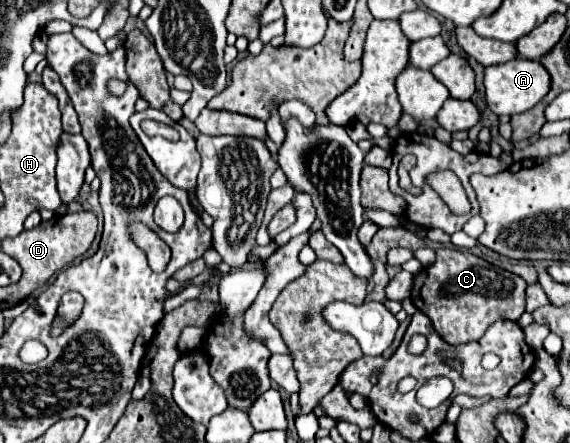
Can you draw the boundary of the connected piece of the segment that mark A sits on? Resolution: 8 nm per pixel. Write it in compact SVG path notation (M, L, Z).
M513 58L505 64L495 64L485 68L485 102L497 114L521 114L531 110L549 92L549 74L537 60Z

